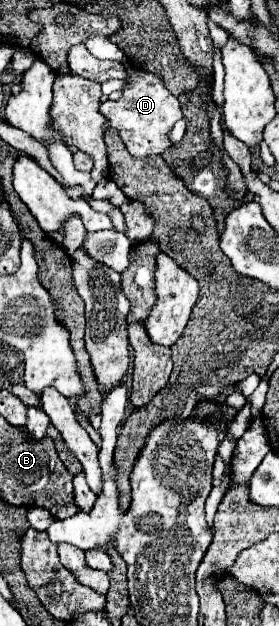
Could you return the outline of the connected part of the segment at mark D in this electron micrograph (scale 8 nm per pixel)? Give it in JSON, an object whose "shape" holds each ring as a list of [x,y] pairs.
{"shape":[[[126,64],[124,68],[128,74],[128,86],[122,90],[122,98],[116,102],[112,102],[112,100],[104,102],[100,106],[100,114],[108,120],[108,124],[112,128],[118,130],[124,146],[128,148],[128,152],[132,156],[144,158],[144,156],[162,154],[164,150],[168,150],[172,146],[168,140],[168,132],[182,118],[180,102],[156,78],[156,74],[132,68],[130,64]]]}

